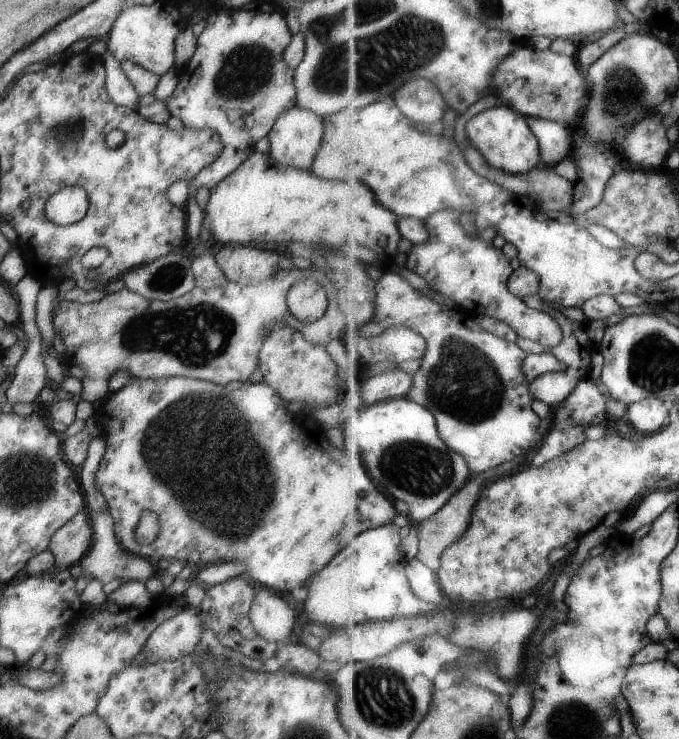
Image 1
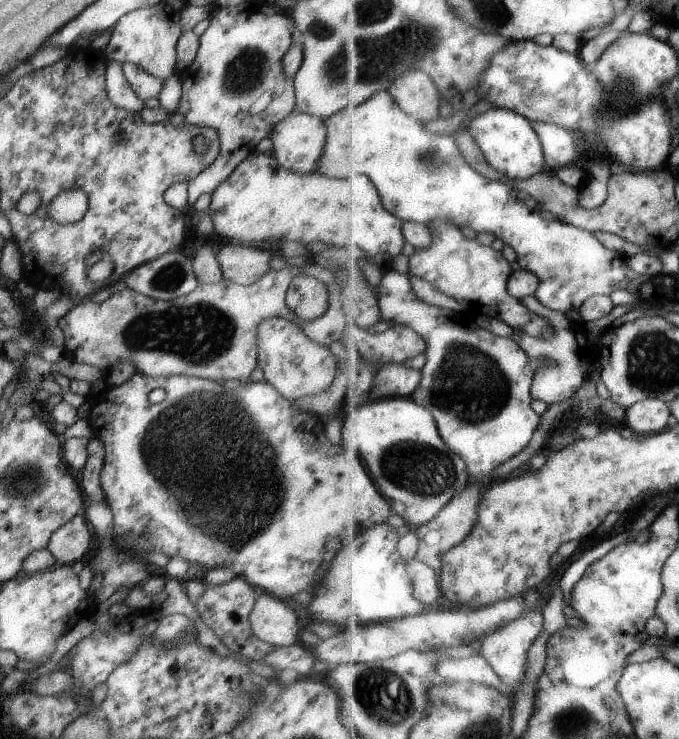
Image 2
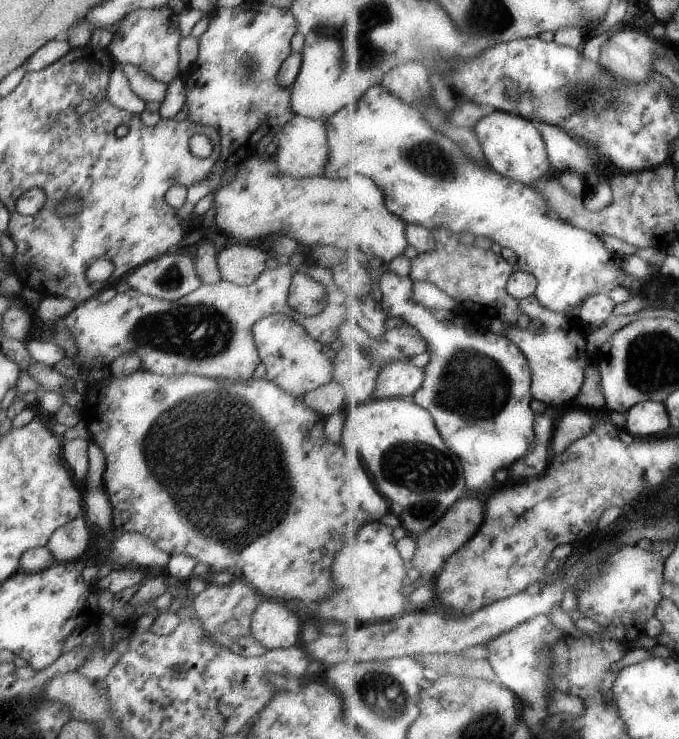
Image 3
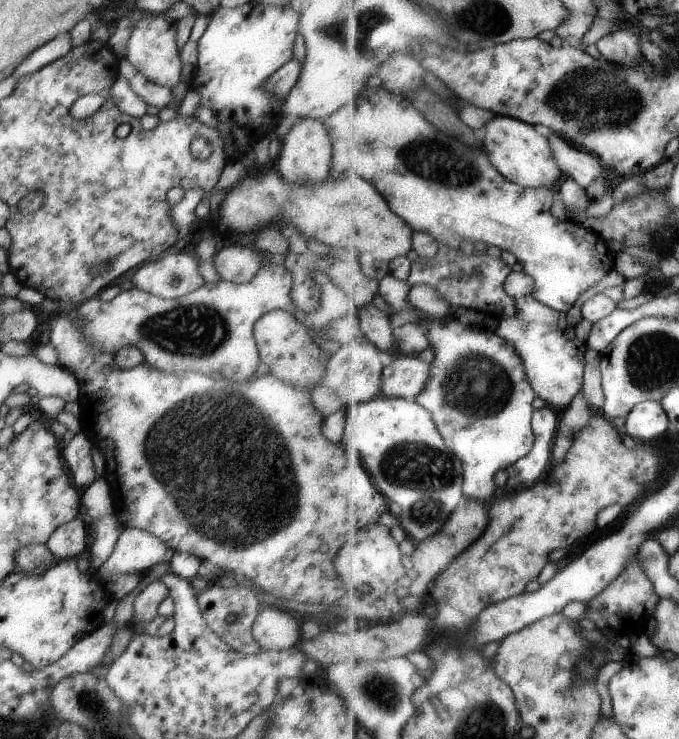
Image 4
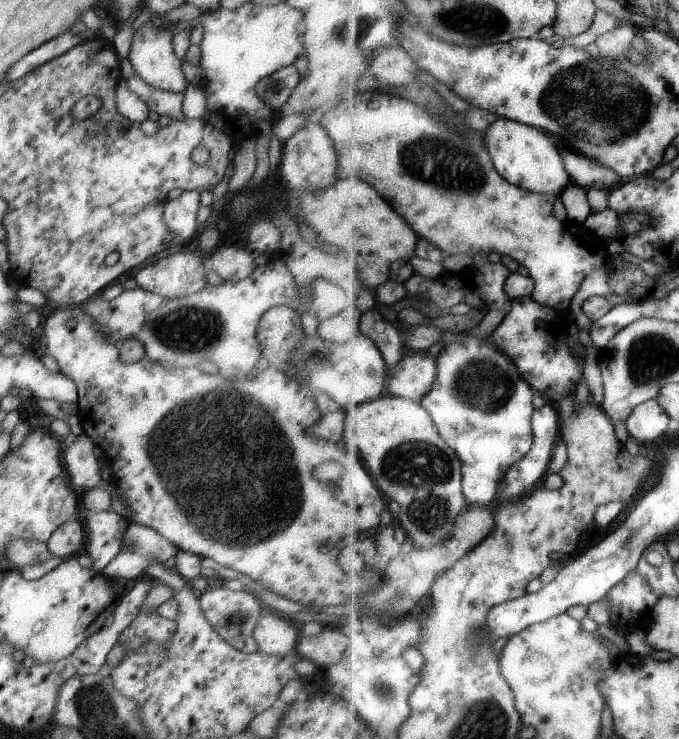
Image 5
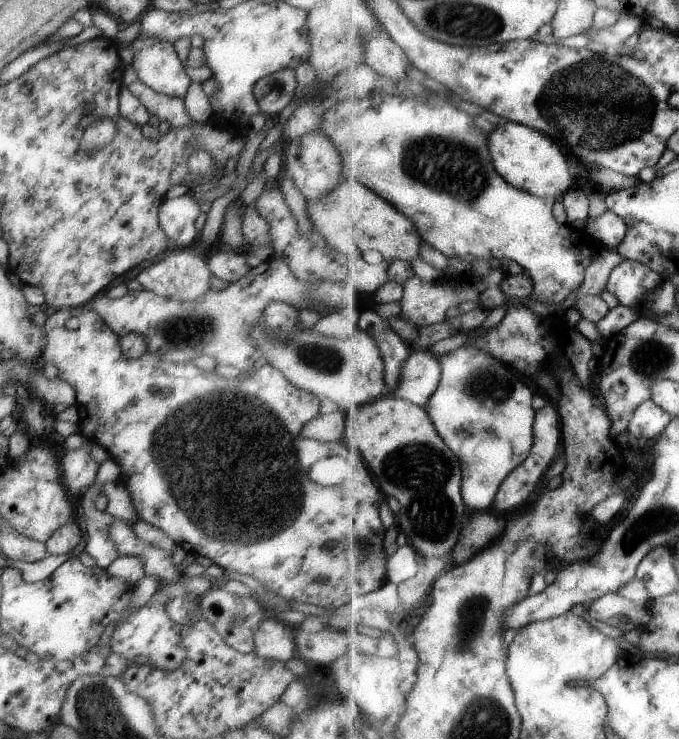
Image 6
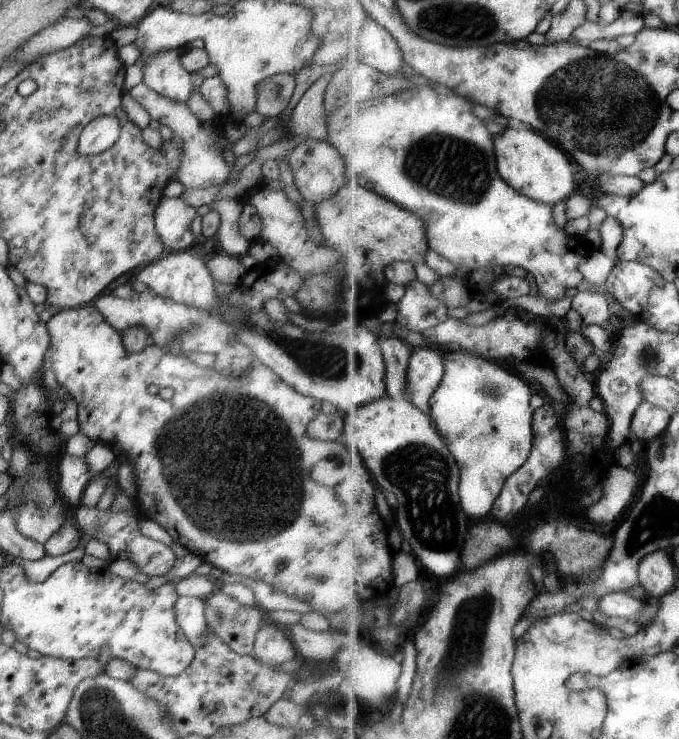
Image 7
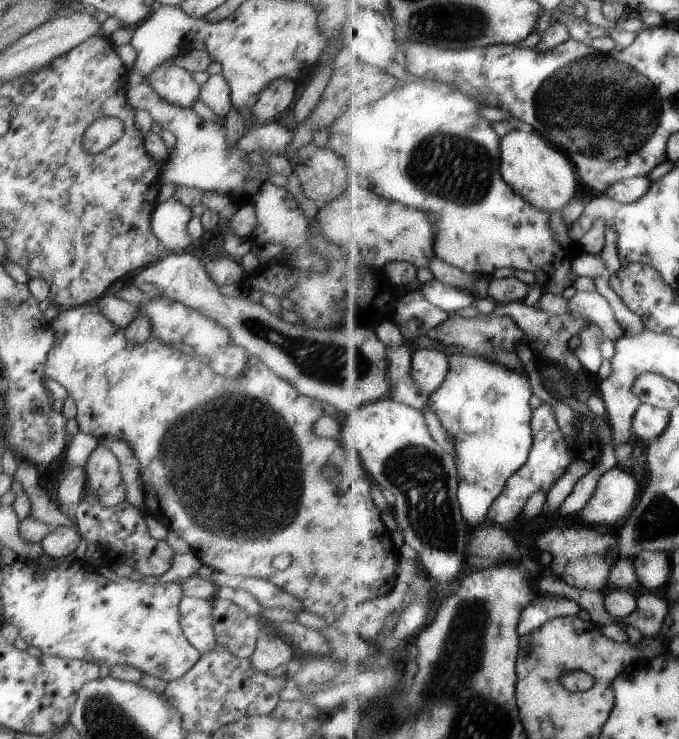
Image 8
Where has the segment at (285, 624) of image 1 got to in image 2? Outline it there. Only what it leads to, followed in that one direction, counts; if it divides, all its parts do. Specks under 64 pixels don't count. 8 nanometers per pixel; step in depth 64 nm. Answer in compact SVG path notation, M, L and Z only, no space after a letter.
M258 591L248 621L252 633L274 647L286 647L297 640L295 612L285 606L283 599Z

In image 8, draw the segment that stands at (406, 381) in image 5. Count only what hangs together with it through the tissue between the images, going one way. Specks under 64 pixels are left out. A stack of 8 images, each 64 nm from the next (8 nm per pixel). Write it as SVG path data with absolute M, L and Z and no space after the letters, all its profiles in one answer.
M415 348L412 354L412 375L420 393L430 397L445 382L450 360L443 352Z

